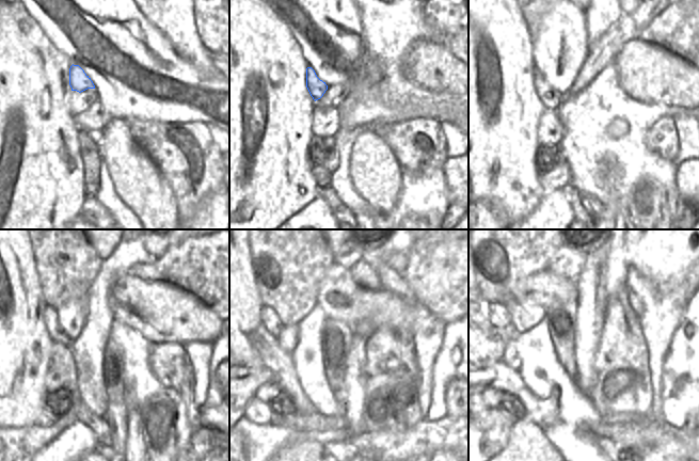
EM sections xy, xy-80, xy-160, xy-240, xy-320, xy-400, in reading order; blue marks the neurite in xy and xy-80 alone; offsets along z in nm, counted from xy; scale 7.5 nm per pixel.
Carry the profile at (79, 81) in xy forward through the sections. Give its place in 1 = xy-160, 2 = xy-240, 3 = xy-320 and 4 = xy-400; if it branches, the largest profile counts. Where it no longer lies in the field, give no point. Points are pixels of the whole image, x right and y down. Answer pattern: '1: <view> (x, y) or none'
1: xy-160 (550, 97)
2: xy-240 (50, 318)
3: xy-320 (270, 320)
4: xy-400 (498, 315)

